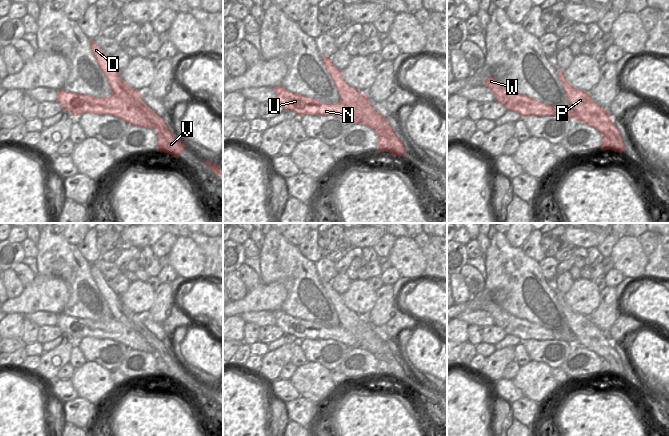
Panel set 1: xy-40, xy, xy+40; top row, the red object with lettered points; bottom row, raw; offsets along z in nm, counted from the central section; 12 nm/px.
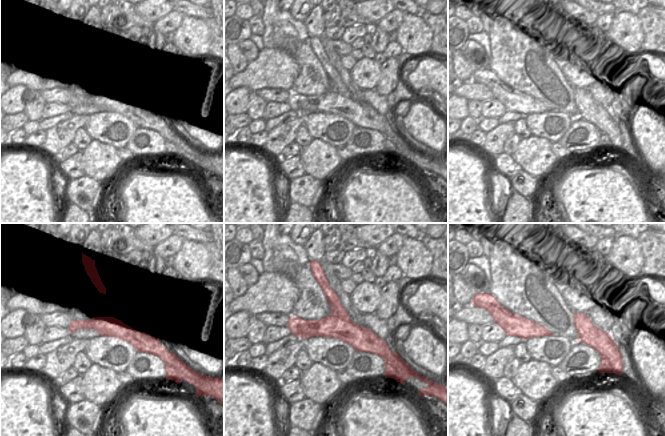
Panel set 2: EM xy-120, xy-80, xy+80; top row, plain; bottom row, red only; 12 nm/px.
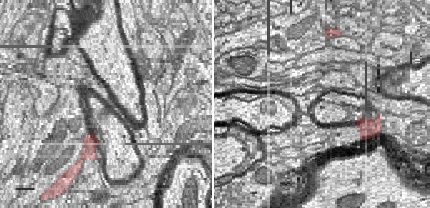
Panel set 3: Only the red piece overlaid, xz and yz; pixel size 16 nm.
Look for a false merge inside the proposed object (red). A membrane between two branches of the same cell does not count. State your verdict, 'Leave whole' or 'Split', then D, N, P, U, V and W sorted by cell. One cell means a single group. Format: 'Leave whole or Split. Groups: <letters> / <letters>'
Split. Groups: D P / N U V W

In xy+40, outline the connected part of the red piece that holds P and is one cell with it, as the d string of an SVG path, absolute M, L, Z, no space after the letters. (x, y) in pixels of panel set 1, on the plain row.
M563 294L558 295L558 304L562 306L570 333L576 337L576 343L573 345L583 346L599 355L603 360L611 361L615 357L620 358L608 334L594 326L589 317L570 309L564 301Z

